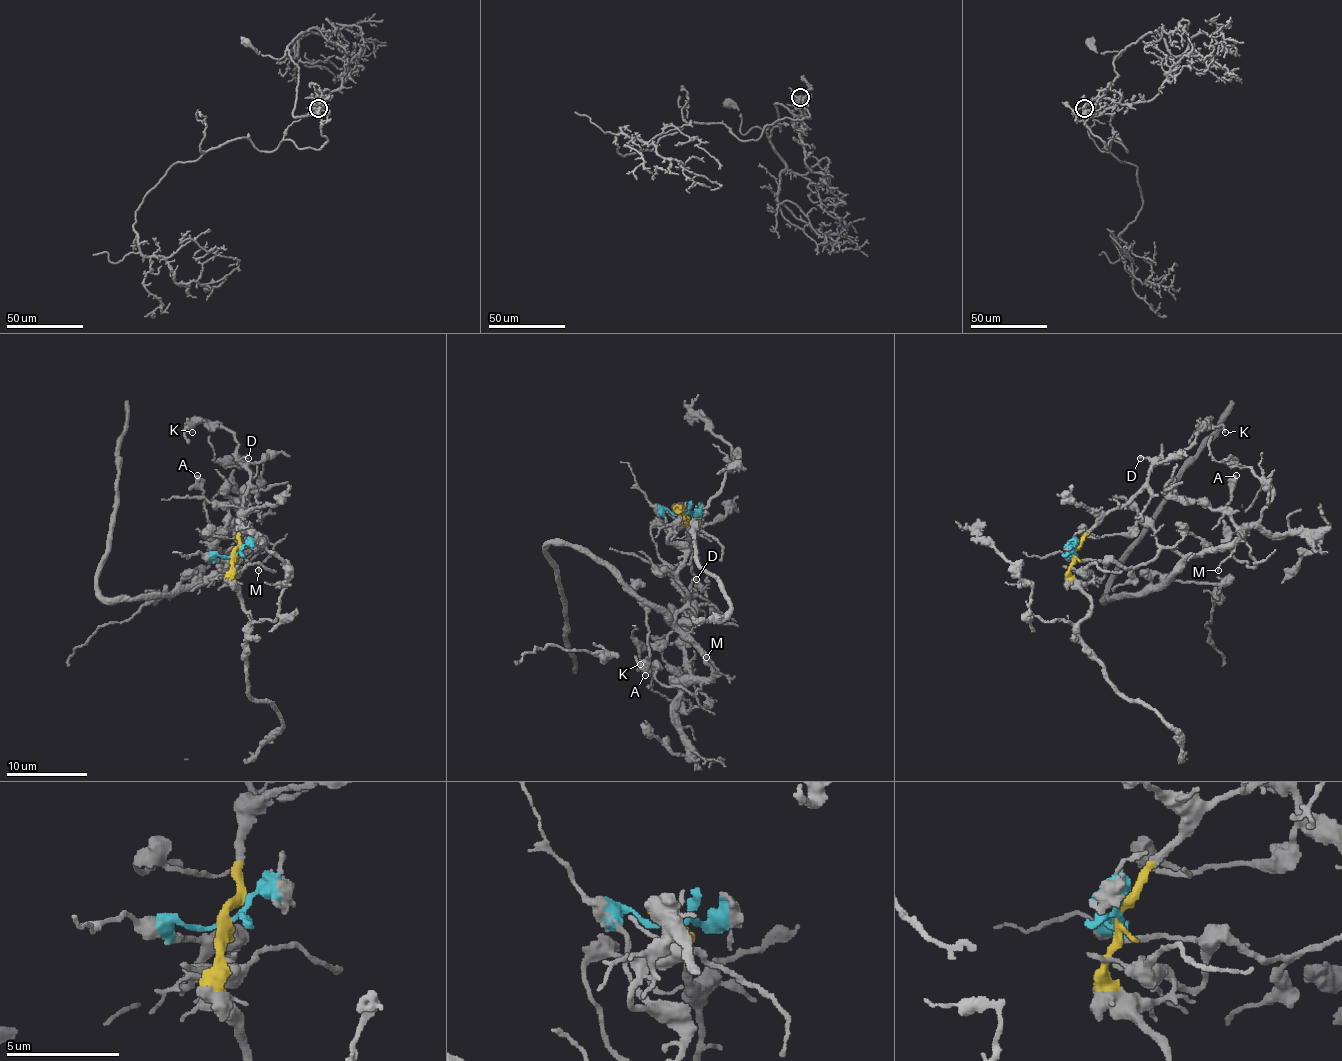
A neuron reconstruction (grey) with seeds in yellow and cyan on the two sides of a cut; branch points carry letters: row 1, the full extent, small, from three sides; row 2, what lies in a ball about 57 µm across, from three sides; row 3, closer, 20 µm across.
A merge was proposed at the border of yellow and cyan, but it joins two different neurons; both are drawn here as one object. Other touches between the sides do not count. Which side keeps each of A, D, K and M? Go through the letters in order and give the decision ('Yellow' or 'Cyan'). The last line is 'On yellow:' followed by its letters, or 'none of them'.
A: Cyan
D: Yellow
K: Yellow
M: Cyan
On yellow: D, K

